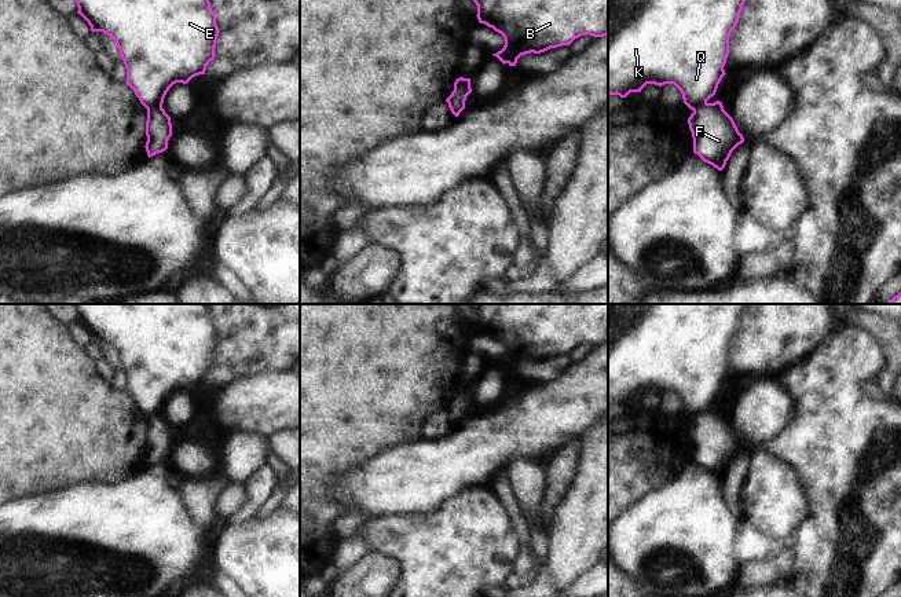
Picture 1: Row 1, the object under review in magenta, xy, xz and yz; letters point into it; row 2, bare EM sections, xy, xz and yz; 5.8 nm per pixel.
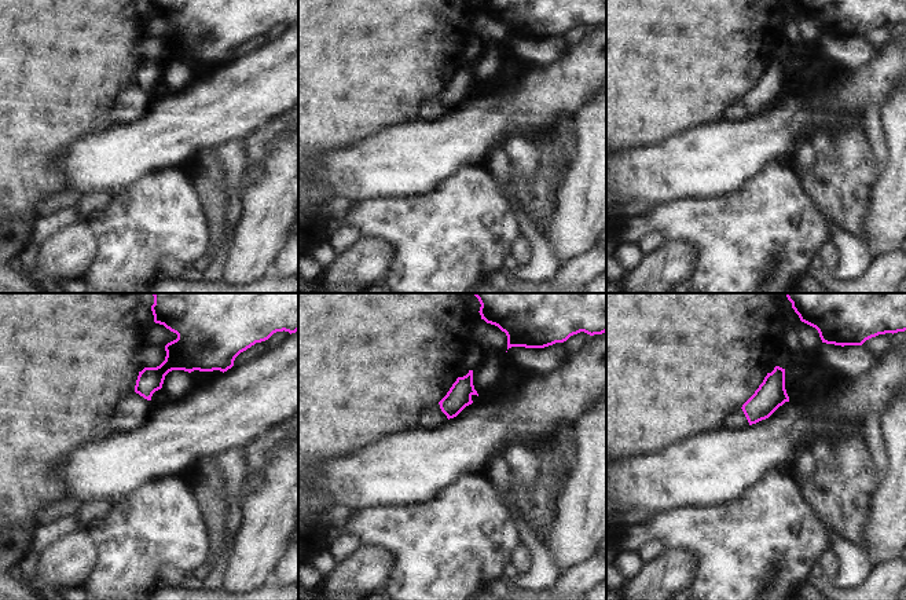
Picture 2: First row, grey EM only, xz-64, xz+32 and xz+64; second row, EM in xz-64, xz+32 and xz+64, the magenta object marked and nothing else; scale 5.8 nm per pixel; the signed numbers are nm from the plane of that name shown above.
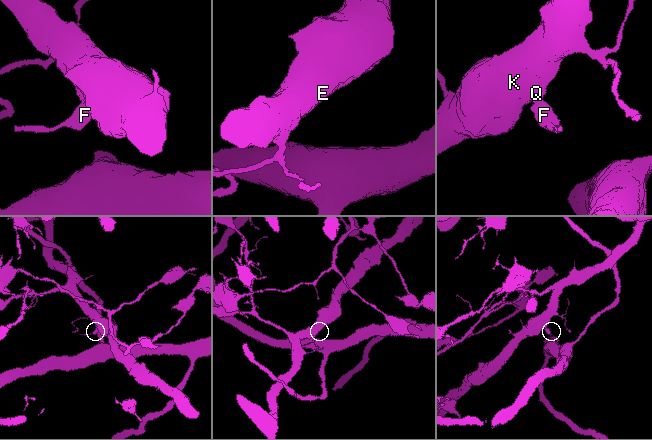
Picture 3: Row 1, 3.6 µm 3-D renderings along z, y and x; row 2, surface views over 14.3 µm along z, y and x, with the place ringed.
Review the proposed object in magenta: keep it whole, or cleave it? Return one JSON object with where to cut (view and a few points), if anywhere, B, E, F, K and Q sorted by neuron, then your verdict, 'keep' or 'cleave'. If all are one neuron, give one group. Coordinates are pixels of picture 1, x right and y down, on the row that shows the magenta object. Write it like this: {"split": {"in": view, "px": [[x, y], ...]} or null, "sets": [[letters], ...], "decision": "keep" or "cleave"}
{"split": {"in": "xy", "px": [[161, 105], [147, 110]]}, "sets": [["B", "E", "K", "Q"], ["F"]], "decision": "cleave"}

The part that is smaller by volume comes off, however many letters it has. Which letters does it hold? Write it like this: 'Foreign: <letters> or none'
Foreign: F

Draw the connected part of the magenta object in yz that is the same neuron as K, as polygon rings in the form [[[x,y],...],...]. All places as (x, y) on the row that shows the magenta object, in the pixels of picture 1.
[[[608,0],[608,95],[626,98],[647,84],[674,84],[684,103],[696,110],[715,95],[726,74],[729,36],[736,28],[744,0]]]

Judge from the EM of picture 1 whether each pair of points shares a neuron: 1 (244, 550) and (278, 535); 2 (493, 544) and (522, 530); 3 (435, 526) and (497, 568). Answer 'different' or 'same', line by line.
1: same
2: different
3: same

